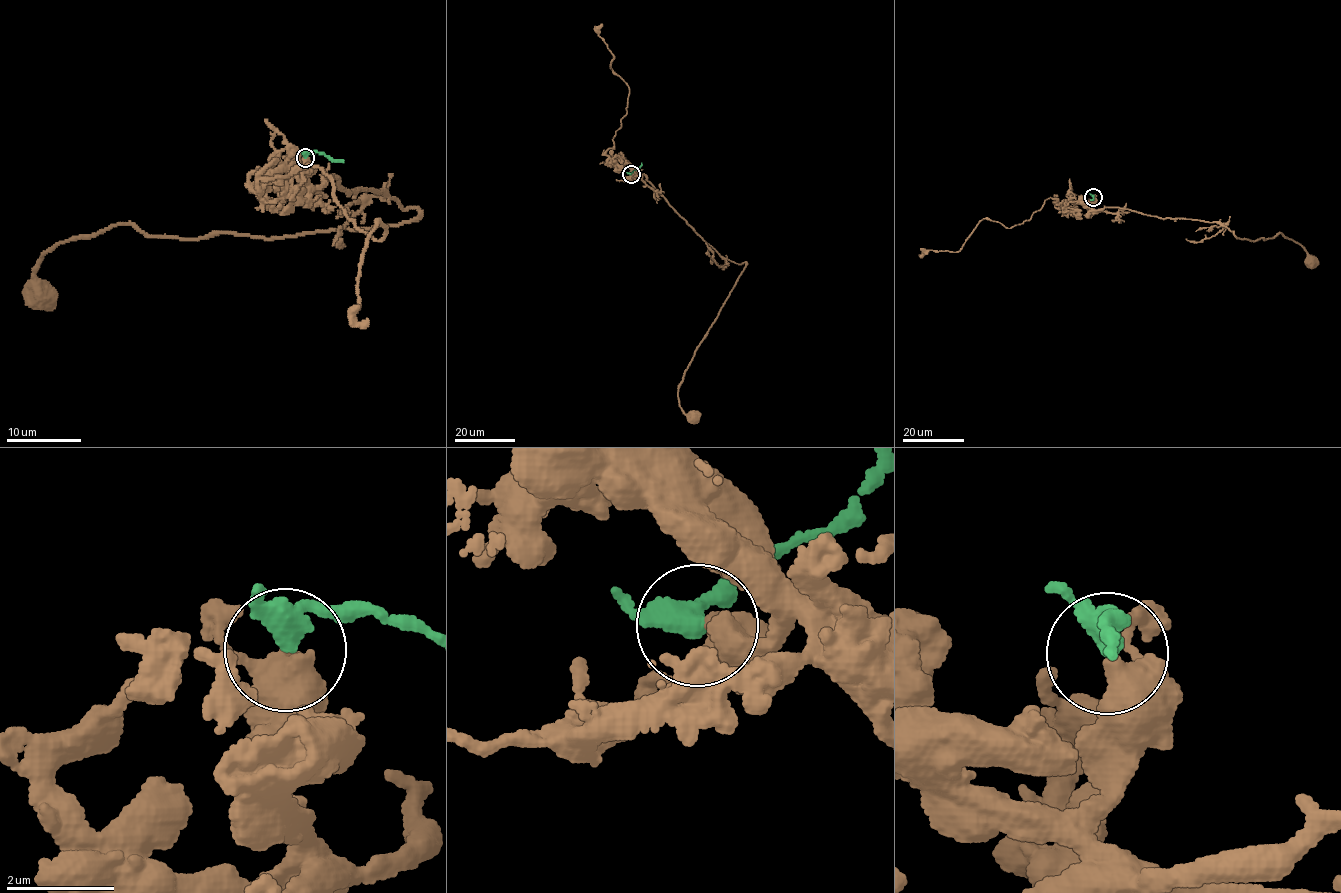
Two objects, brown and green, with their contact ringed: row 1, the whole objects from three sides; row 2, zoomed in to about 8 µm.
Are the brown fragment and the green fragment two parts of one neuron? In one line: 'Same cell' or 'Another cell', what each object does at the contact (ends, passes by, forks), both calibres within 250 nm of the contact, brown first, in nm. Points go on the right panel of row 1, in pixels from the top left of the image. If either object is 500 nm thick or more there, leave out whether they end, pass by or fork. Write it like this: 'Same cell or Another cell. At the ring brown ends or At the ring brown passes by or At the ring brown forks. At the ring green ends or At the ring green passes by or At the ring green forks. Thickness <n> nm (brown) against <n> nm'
Same cell. At the ring brown passes by. At the ring green passes by. Thickness 440 nm (brown) against 320 nm

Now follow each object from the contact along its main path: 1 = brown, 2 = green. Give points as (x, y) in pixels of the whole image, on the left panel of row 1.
1: (306, 158), (313, 187), (334, 175), (418, 214), (273, 238), (114, 224), (47, 249), (40, 293)
2: (306, 158), (311, 152), (343, 162)

